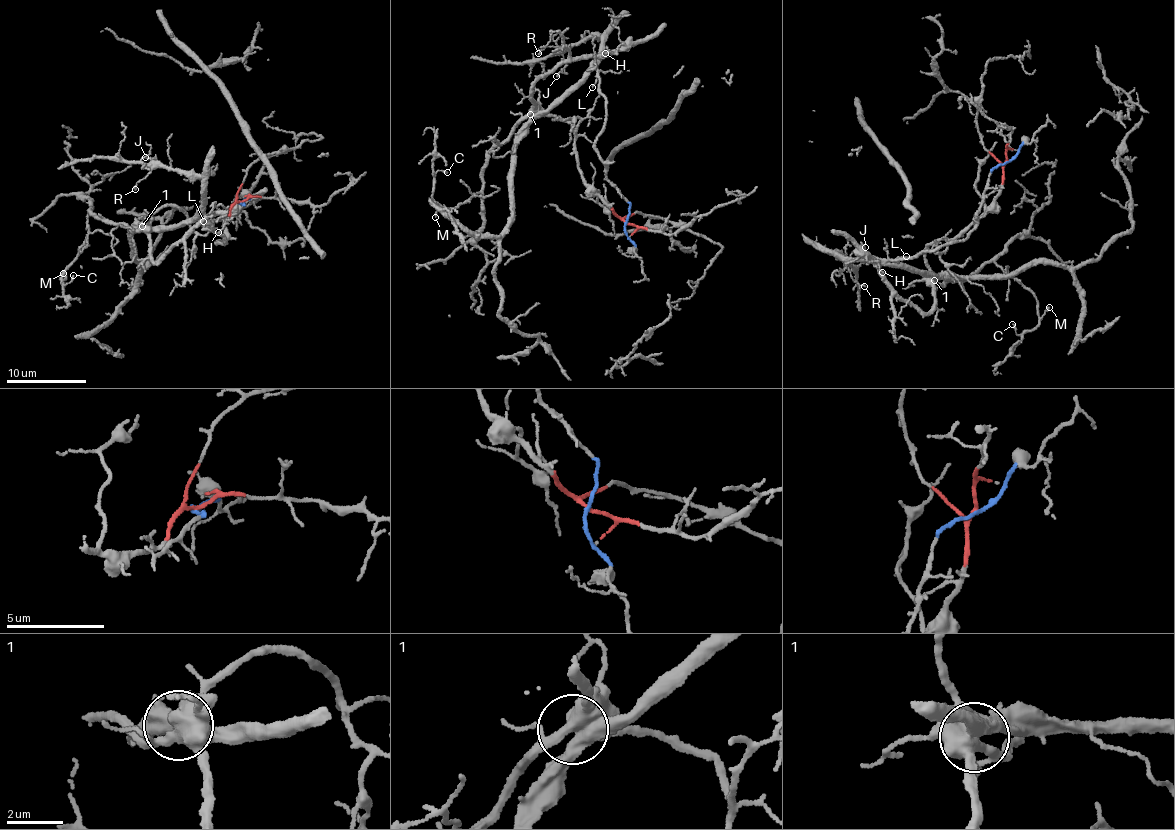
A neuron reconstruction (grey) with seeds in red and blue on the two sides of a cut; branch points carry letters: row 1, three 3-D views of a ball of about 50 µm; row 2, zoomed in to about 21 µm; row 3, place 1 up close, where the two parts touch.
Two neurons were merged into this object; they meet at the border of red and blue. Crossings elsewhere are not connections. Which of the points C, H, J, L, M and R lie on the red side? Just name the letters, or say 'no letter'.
C, H, M

